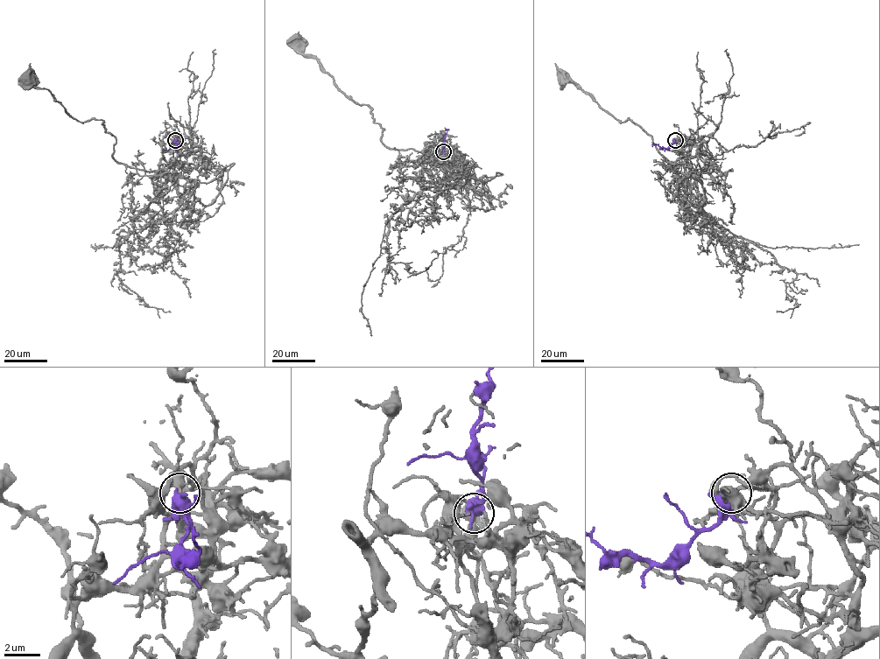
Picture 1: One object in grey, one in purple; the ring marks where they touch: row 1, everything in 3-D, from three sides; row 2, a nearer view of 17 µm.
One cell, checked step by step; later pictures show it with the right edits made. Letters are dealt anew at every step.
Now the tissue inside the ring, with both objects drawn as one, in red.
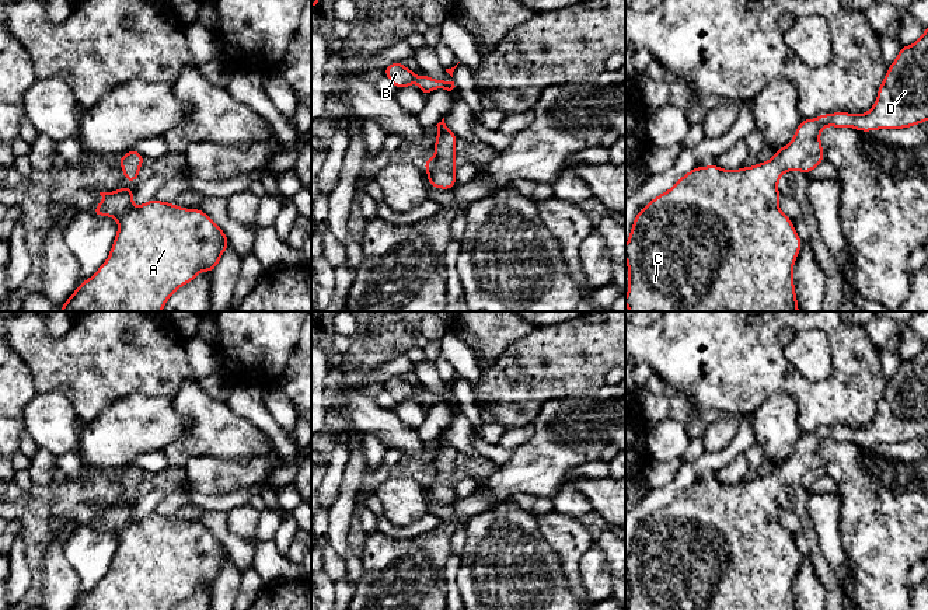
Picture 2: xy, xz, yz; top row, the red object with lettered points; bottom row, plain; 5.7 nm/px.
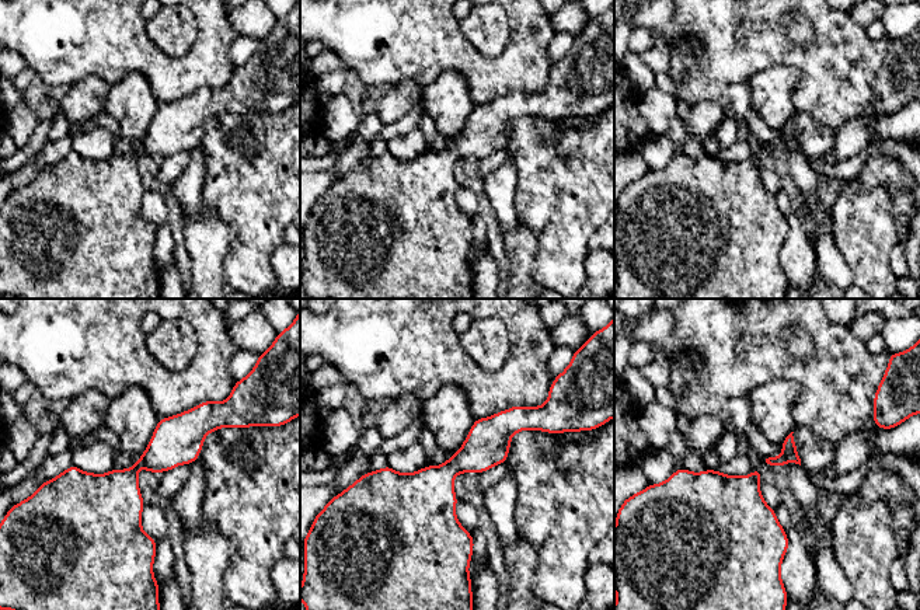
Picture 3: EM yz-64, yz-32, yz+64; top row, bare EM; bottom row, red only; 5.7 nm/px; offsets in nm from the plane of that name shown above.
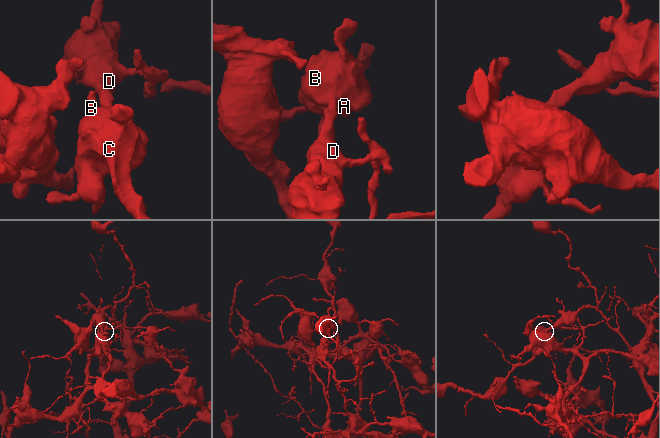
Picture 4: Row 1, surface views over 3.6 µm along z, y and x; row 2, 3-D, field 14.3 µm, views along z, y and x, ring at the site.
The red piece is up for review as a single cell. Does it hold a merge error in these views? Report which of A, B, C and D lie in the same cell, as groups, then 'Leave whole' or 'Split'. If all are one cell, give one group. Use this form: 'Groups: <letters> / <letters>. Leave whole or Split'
Groups: A B C D. Leave whole

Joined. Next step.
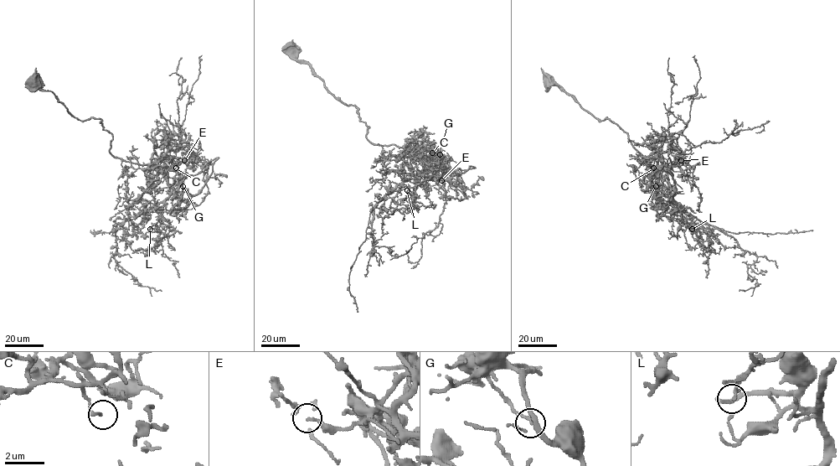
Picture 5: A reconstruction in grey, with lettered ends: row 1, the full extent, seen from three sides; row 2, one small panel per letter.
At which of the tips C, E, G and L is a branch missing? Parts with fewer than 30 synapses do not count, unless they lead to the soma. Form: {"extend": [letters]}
{"extend": []}

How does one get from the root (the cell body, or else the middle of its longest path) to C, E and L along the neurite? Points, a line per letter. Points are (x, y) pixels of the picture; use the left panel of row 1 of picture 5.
C: (33, 81), (79, 119), (100, 118), (112, 135), (114, 157), (154, 163), (159, 169), (176, 168)
E: (33, 81), (79, 119), (100, 118), (116, 157), (146, 164), (186, 150), (184, 160)
L: (33, 81), (79, 119), (100, 118), (112, 135), (114, 157), (167, 173), (172, 193), (150, 229)

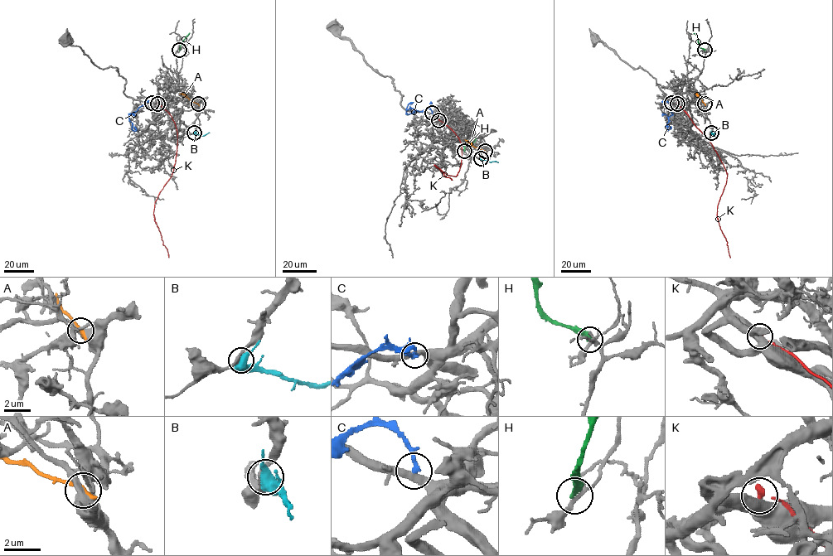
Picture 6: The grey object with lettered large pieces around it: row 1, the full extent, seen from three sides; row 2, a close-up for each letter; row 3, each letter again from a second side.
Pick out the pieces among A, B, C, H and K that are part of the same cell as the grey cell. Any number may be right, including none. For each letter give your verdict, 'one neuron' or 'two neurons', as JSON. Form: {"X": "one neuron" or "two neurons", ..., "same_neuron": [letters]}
{"A": "two neurons", "B": "two neurons", "C": "two neurons", "H": "two neurons", "K": "two neurons", "same_neuron": []}

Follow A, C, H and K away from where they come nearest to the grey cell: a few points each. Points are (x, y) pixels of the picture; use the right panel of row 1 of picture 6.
A: (704, 103), (694, 94)
C: (671, 102), (668, 102), (672, 113), (668, 118), (667, 130), (671, 127)
H: (704, 50), (699, 45), (697, 36), (694, 33)
K: (677, 103), (712, 145), (726, 172), (717, 212), (730, 257)

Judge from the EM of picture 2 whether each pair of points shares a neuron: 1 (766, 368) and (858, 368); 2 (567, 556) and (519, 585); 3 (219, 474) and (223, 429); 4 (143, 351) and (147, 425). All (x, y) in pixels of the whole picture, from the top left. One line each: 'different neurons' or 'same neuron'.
1: same neuron
2: different neurons
3: different neurons
4: different neurons

